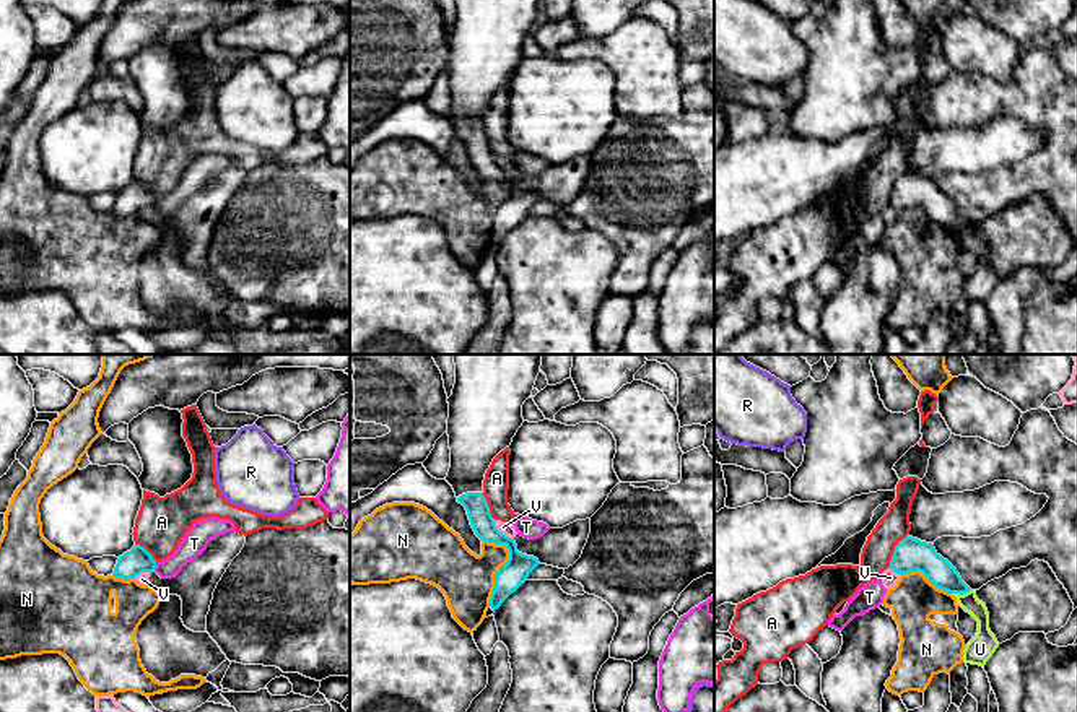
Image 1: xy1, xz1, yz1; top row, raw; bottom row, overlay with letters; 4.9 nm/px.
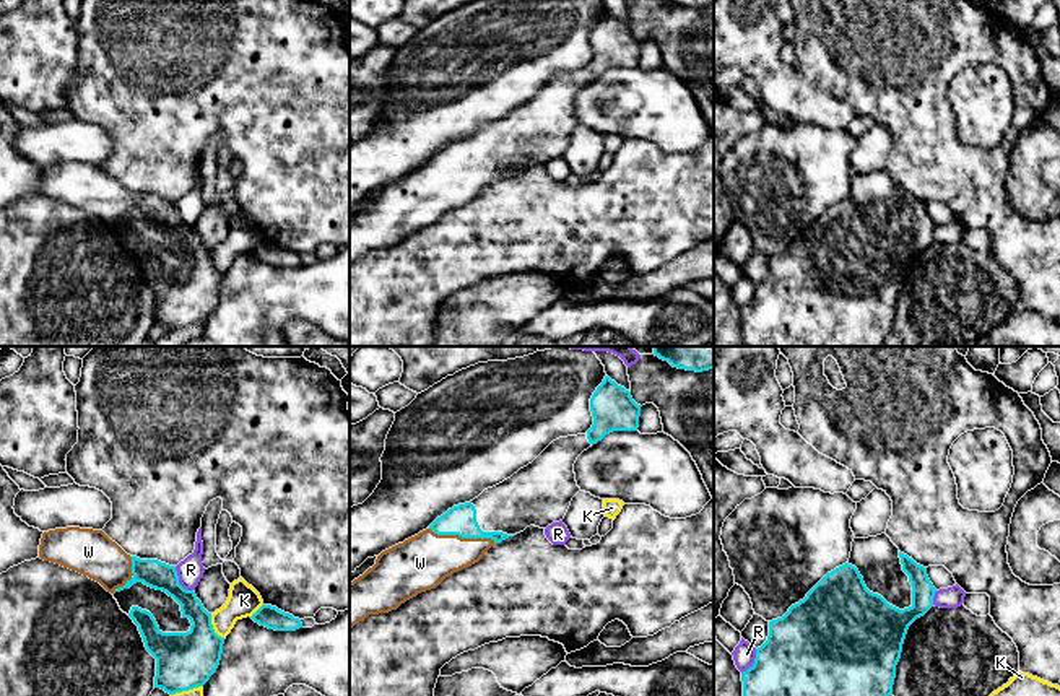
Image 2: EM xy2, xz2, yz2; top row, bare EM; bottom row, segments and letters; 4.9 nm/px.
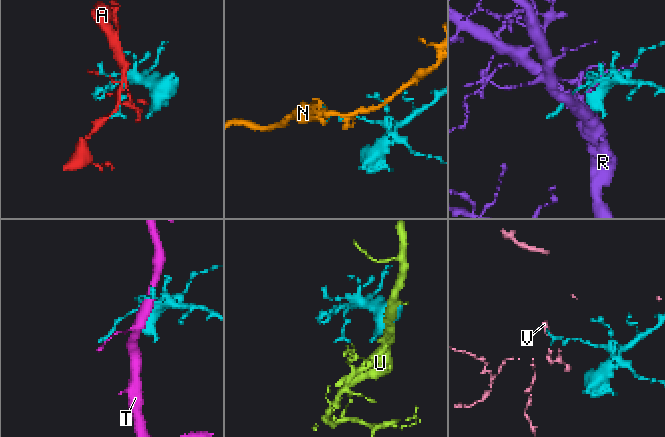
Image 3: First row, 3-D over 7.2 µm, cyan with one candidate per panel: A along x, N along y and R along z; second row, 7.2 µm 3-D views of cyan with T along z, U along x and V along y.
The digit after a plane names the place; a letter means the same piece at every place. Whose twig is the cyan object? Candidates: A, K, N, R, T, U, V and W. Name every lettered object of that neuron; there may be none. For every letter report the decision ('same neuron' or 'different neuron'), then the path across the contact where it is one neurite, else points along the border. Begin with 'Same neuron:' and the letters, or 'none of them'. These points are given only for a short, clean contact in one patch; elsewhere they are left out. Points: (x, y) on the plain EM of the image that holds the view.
Same neuron: W
A: different neuron
K: different neuron
N: different neuron
R: different neuron
T: different neuron
U: different neuron
V: different neuron; border xz1 (493, 156), (501, 168), (513, 174)
W: same neuron; way xz2 (460, 155), (462, 173), (420, 199)

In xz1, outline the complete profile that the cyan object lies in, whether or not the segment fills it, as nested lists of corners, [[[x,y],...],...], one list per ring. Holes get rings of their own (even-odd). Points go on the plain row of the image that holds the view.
[[[483,128],[462,130],[457,133],[457,138],[465,143],[470,161],[482,177],[504,180],[509,187],[508,198],[495,210],[495,224],[490,234],[490,242],[495,247],[527,216],[529,210],[540,198],[534,192],[519,189],[514,174],[506,172],[496,164]]]

